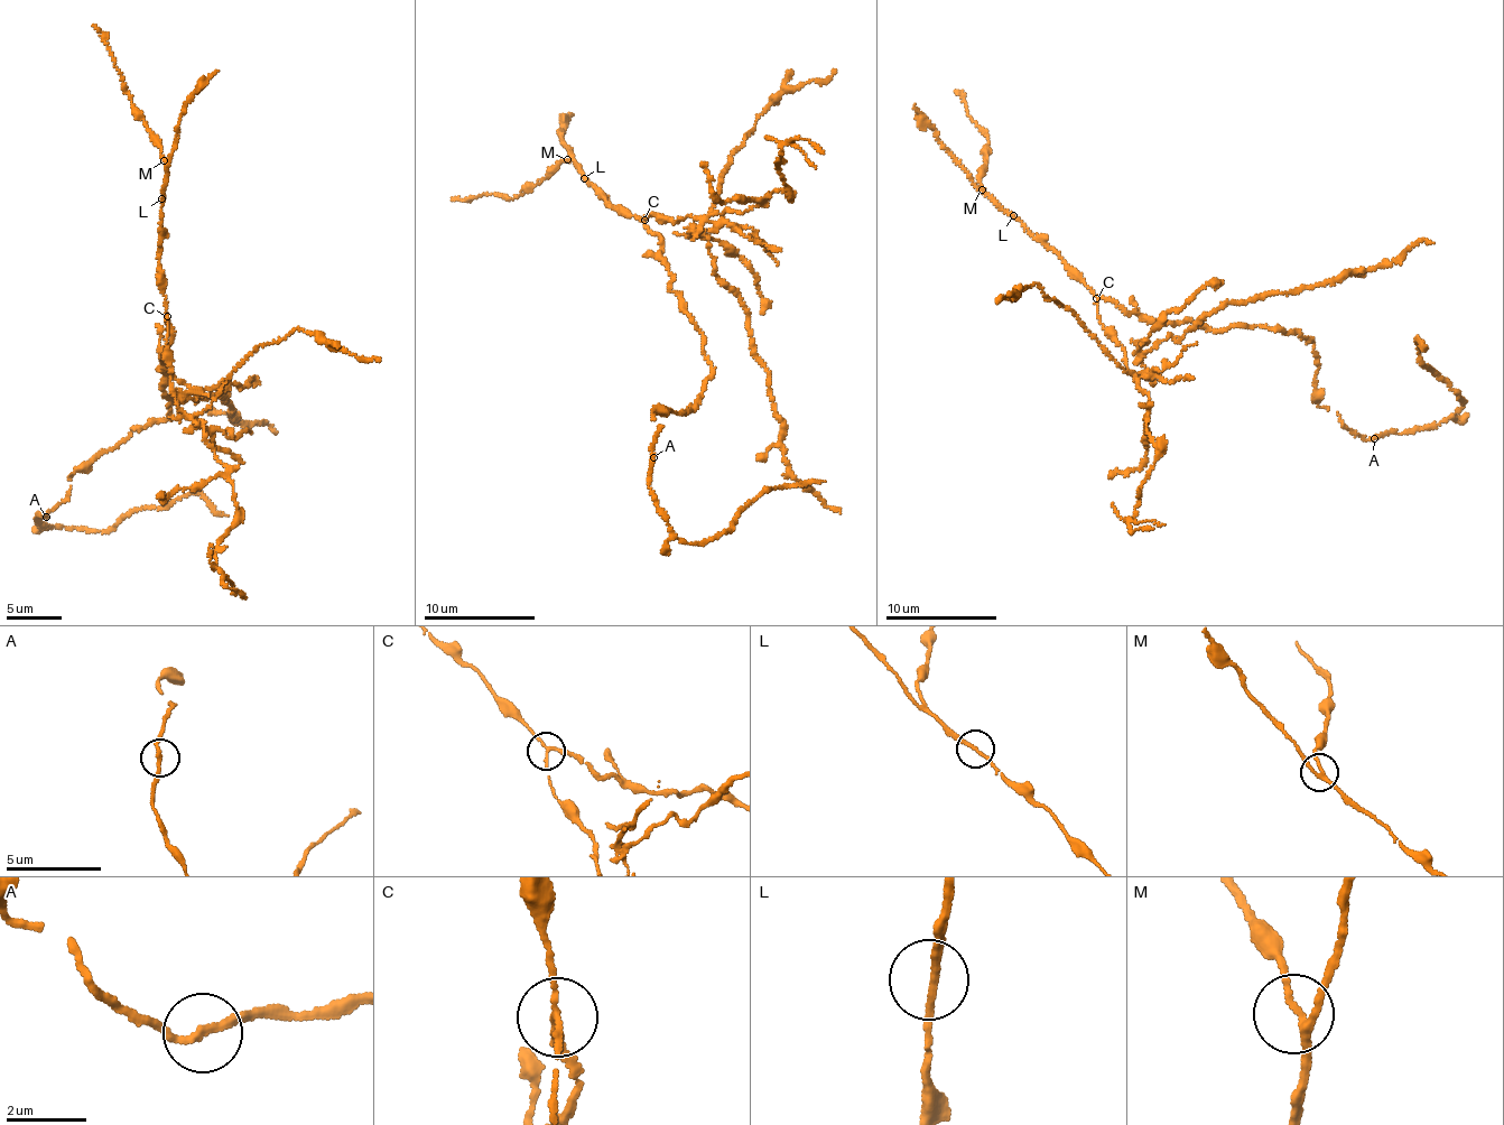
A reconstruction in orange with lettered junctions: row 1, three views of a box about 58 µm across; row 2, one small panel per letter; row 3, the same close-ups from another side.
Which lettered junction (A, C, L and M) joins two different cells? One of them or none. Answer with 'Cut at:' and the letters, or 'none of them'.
Cut at: C

